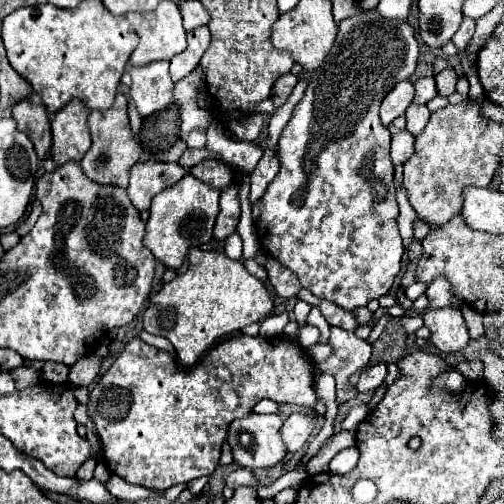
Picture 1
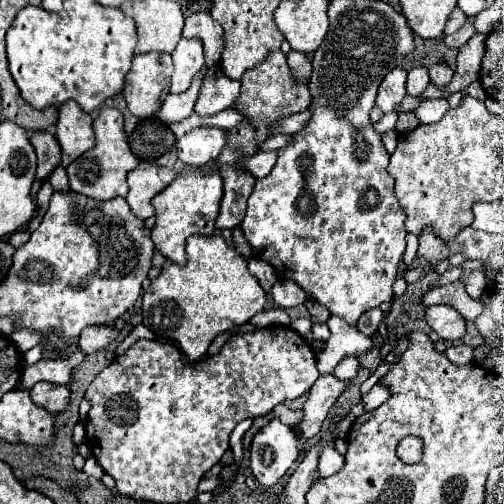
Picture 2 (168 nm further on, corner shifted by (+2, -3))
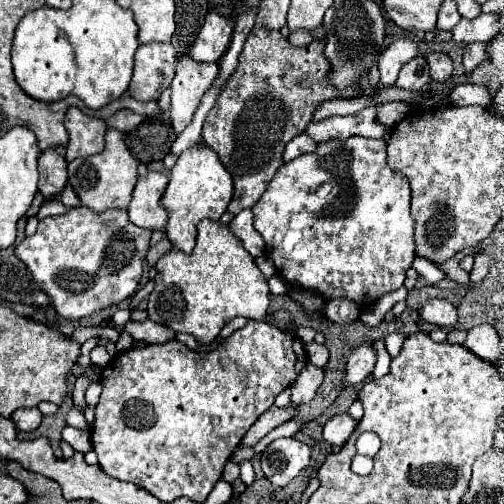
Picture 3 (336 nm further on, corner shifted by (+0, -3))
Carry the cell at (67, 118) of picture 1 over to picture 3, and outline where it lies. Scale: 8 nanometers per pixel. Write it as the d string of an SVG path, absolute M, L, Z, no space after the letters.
M72 106L66 112L66 130L70 134L70 142L64 154L68 162L76 158L88 158L104 150L104 134L108 130L104 120L86 116L80 108Z

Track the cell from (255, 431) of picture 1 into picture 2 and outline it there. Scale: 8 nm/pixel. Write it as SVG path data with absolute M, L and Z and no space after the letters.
M280 420L262 426L250 444L250 468L262 486L274 486L298 458L298 440Z

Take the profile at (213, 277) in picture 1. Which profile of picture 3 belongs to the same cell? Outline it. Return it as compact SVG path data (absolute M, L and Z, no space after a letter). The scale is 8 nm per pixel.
M202 220L198 224L198 240L192 254L170 250L156 262L156 278L154 278L154 290L148 300L148 314L150 314L150 320L168 326L174 332L186 332L196 336L198 342L210 344L218 336L222 326L236 316L244 316L250 320L264 320L268 304L270 304L268 282L262 276L250 252L246 252L242 242L232 234L230 226L218 220L216 222Z

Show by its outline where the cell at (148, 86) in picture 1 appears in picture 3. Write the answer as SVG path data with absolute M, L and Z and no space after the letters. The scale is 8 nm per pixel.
M142 44L136 52L134 76L130 82L130 96L146 102L158 100L164 90L170 86L176 68L176 50L172 44Z

